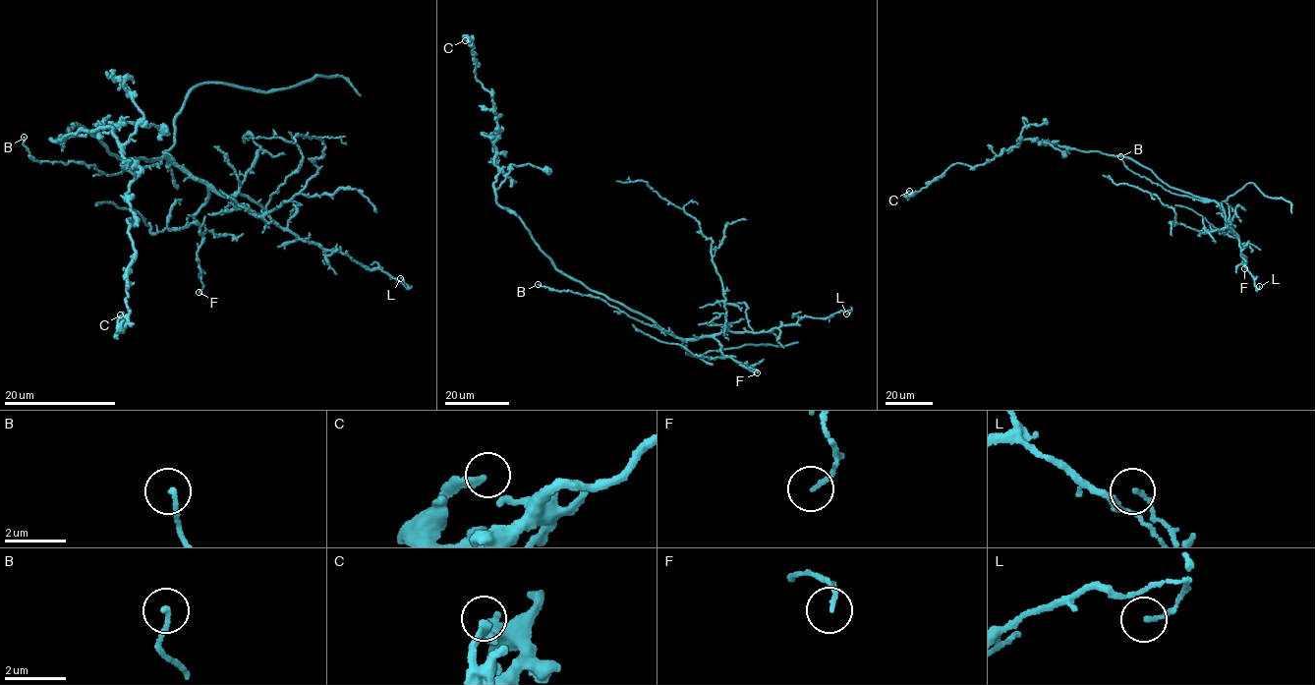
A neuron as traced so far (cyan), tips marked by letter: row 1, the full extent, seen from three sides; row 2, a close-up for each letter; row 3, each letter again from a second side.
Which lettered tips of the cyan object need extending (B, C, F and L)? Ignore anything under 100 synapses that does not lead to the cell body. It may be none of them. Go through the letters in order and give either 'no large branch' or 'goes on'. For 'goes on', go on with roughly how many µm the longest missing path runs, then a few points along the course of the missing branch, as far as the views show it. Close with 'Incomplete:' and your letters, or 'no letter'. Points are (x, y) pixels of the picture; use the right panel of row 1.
B: no large branch
C: no large branch
F: no large branch
L: no large branch
Incomplete: no letter

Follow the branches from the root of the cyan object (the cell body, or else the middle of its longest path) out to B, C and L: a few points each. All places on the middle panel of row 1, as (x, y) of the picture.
B: (584, 285), (649, 316), (668, 331), (630, 317), (597, 297), (552, 290), (538, 284)
C: (584, 285), (556, 269), (523, 222), (497, 203), (499, 116), (476, 78), (473, 43), (465, 40)
L: (584, 285), (682, 339), (728, 329), (767, 332), (805, 316), (826, 317), (851, 310), (846, 313)

